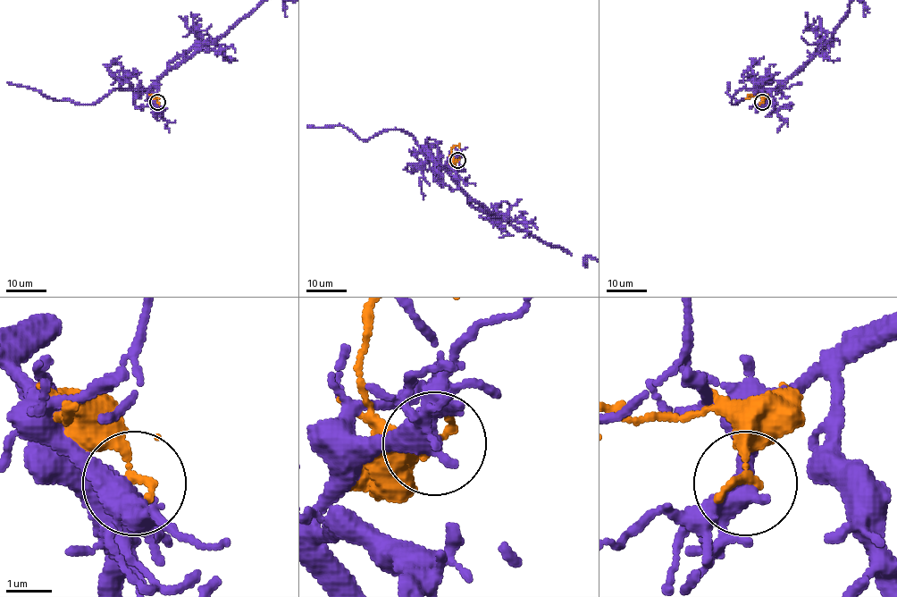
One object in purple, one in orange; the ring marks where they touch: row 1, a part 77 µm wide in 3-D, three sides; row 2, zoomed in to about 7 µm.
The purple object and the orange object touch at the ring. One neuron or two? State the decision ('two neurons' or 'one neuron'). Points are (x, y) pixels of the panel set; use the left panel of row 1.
two neurons

